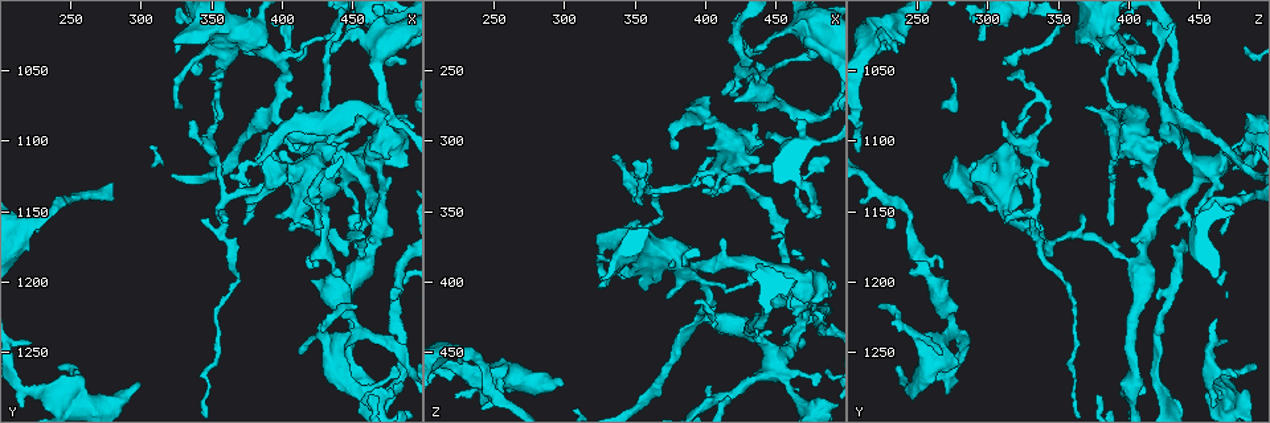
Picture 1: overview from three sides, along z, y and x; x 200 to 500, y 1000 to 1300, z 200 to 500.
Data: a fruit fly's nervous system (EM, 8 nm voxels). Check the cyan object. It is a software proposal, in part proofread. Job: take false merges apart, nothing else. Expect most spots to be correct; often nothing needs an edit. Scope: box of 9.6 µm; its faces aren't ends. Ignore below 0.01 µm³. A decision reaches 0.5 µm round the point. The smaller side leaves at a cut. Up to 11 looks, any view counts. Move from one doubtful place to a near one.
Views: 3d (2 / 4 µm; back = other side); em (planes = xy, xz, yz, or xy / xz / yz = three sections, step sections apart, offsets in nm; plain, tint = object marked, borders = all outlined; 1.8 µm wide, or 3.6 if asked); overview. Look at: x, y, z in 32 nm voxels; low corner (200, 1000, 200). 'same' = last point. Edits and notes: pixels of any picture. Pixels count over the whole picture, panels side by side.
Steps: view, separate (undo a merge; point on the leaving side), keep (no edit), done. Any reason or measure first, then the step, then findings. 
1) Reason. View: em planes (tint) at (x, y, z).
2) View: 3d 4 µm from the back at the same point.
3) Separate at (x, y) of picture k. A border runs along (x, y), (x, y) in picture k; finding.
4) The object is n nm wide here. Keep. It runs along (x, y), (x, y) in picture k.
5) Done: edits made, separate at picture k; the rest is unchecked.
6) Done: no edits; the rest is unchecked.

Looks like a crossing. View: em xy step 4 (tint) at (452, 1120, 452).

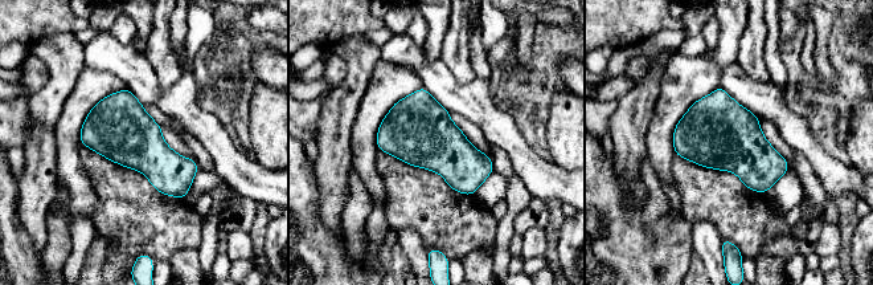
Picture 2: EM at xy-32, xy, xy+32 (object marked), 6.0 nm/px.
Cut it another way. View: em planes (tint) at the same point.

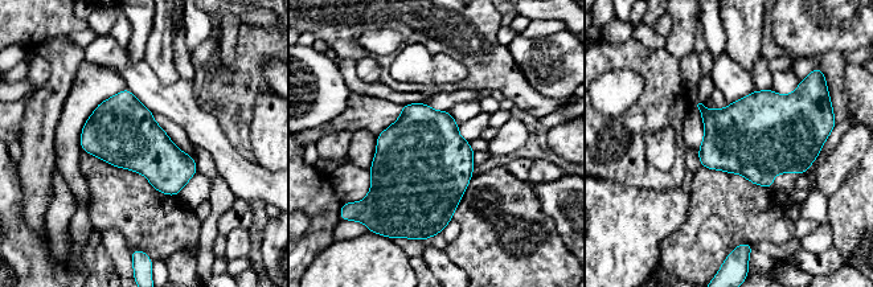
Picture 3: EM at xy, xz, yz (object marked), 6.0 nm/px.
Keep. One neuron here.

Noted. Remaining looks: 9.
Sudden change in width. View: 3d 4 µm from the back at (418, 1160, 324).

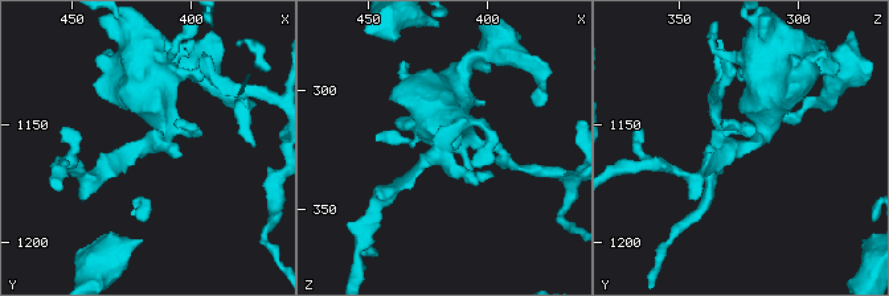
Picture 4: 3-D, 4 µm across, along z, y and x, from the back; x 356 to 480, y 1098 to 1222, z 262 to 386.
View: em planes (tint) at (420, 1160, 323).

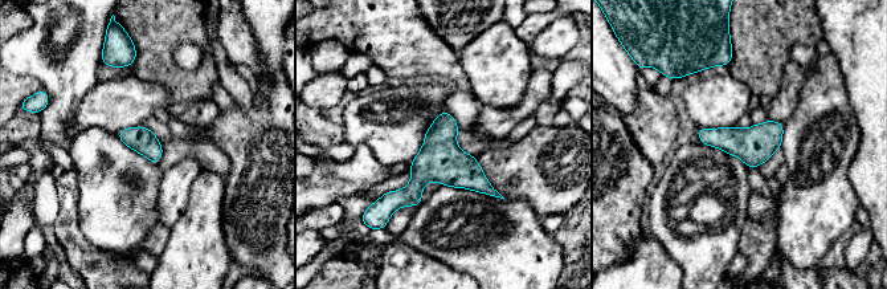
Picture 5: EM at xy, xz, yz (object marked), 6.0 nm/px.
The object is 160 nm wide here. Keep. All the same neuron.

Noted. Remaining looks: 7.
Arms part here. View: em planes (tint) at (454, 1228, 272).

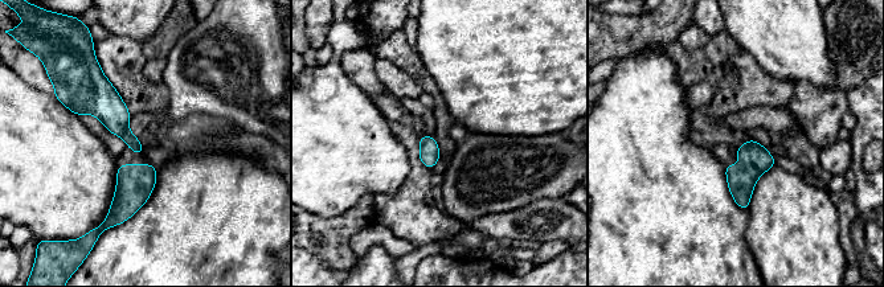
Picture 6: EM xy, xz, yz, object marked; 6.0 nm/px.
Keep. Continuous, no second neuron.

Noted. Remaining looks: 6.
Sharp bend. View: em 3.6 µm xz step 4 (plain) at (252, 1270, 470).

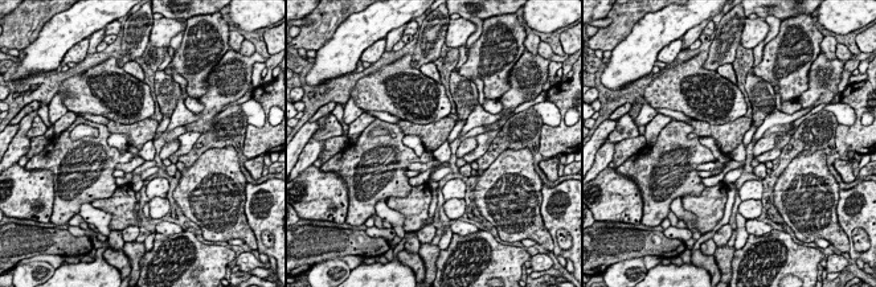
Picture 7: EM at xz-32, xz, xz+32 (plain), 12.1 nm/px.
What lies round it. View: em 3.6 µm xz step 4 (borders) at the same point.

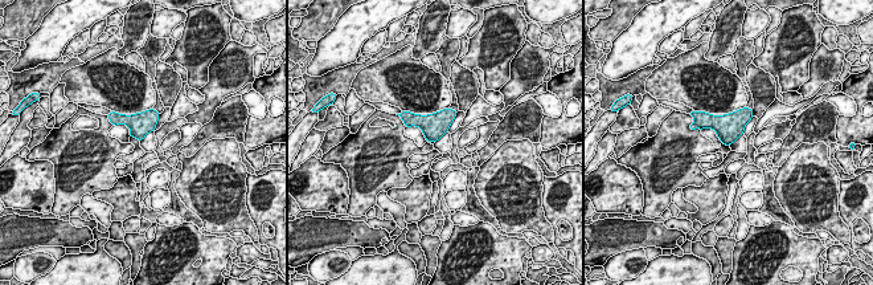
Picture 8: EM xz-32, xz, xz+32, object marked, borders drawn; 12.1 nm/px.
Keep. All the same neuron.

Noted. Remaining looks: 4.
Done: no edits; the rest is unchecked.

